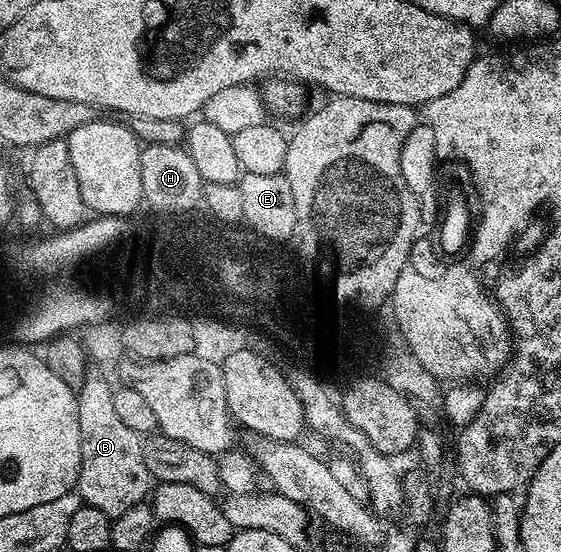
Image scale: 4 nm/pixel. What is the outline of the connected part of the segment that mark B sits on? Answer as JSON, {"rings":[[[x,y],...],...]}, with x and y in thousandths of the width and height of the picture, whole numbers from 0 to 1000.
{"rings":[[[160,674],[150,685],[148,696],[137,708],[141,783],[146,790],[146,833],[143,835],[137,893],[144,908],[176,926],[189,928],[196,938],[209,938],[226,922],[251,915],[271,884],[271,864],[260,848],[257,806],[251,788],[226,774],[203,737],[203,699],[182,679]]]}

